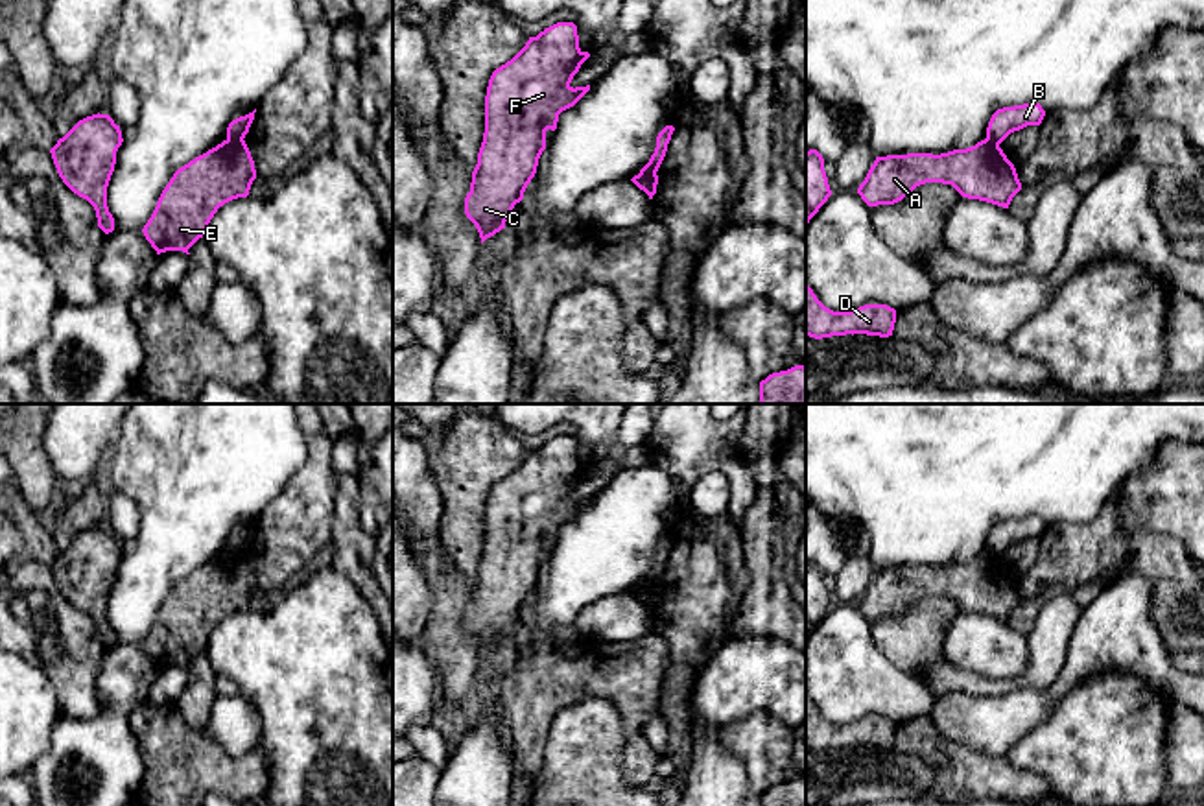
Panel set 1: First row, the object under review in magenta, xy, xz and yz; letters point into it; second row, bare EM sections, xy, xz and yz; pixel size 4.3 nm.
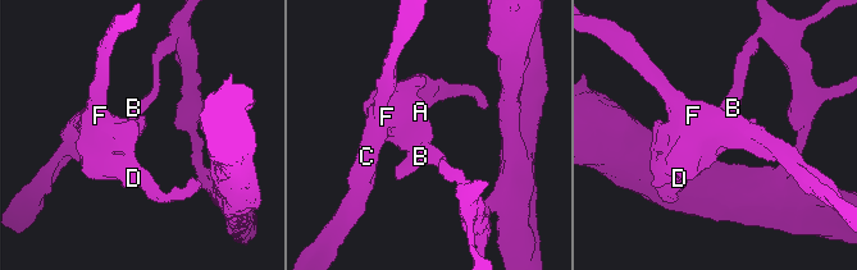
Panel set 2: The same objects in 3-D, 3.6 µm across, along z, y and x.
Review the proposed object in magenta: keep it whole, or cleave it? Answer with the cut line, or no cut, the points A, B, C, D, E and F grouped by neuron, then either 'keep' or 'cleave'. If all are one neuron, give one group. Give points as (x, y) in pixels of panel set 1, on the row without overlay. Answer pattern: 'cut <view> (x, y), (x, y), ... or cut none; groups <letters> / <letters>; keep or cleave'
cut xy (227, 552), (242, 554); groups A C D E F / B; cleave

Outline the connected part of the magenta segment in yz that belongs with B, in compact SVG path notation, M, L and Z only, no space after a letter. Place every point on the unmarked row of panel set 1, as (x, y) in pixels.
M1023 516L997 522L986 540L986 553L1001 557L1010 546L1027 539L1040 539L1045 524L1040 516Z

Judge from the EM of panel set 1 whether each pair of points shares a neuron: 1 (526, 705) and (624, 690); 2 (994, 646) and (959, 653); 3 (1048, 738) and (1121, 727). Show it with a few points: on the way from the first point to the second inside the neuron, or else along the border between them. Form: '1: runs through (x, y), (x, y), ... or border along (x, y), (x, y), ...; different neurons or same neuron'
1: runs through (550, 681), (600, 681); same neuron
2: runs through (985, 646), (968, 646); same neuron
3: runs through (1066, 738), (1103, 738); same neuron

